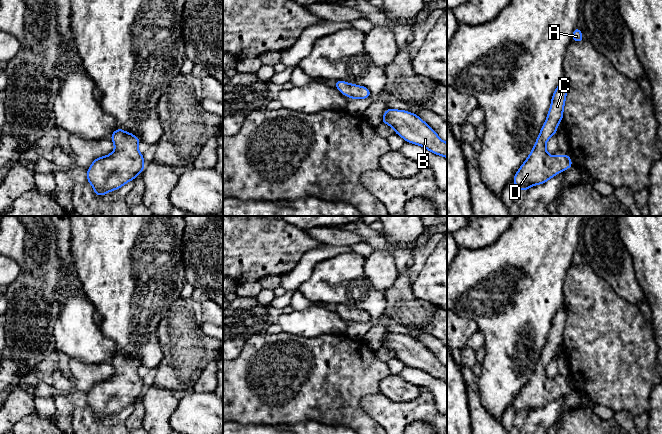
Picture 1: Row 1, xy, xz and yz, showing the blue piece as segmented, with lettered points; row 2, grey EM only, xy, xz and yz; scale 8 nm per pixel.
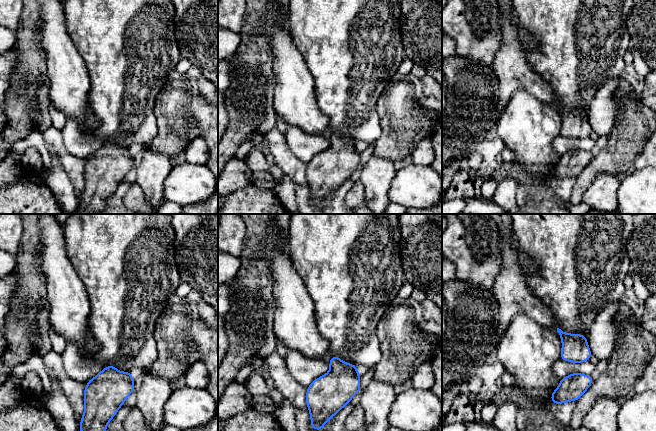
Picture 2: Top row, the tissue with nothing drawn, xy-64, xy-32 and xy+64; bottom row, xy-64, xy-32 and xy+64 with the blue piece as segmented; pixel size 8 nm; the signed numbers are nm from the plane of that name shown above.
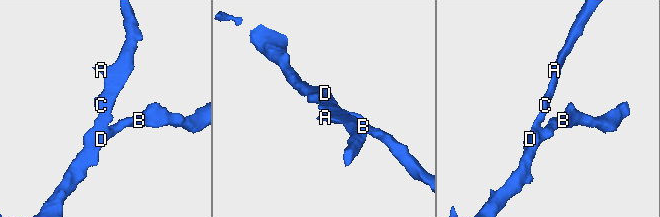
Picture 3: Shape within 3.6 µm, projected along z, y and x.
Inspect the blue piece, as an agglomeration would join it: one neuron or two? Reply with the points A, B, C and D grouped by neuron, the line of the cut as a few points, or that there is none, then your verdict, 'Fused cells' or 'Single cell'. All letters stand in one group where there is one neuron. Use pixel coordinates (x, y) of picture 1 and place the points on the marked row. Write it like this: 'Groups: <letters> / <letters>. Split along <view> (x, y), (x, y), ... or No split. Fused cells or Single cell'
Groups: A B C D. No split. Single cell

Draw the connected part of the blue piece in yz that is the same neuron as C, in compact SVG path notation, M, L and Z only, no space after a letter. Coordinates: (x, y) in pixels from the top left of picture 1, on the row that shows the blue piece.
M563 80L554 91L547 119L531 153L513 178L517 192L526 191L534 185L543 184L559 172L573 167L569 154L551 156L546 151L547 140L556 135L558 124L563 119L566 96L567 86Z

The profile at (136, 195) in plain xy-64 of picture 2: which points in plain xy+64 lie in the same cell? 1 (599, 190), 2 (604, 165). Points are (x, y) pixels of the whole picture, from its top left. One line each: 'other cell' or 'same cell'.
1: other cell
2: same cell

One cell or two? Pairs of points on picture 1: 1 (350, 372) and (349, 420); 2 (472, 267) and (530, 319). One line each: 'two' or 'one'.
1: one
2: one

